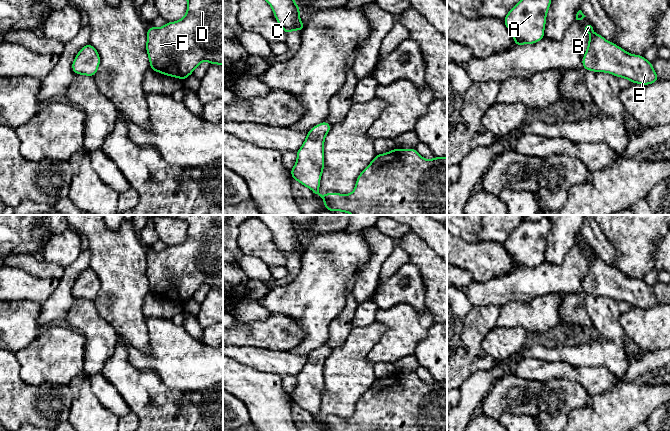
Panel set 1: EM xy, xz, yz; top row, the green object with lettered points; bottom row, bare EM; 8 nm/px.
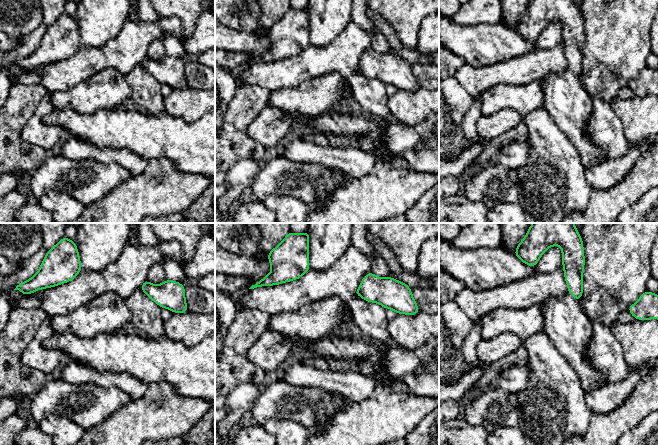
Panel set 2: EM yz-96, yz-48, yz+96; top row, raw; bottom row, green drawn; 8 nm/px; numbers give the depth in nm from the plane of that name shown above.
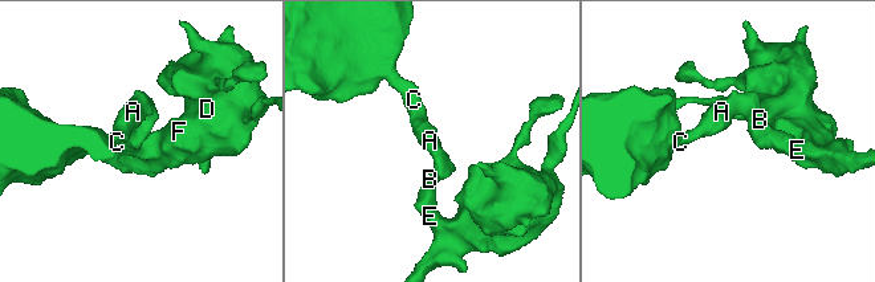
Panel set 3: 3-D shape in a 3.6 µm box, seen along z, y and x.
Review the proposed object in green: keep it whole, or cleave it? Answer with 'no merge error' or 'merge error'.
no merge error

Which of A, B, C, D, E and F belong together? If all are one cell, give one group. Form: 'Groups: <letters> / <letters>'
Groups: A B C D E F

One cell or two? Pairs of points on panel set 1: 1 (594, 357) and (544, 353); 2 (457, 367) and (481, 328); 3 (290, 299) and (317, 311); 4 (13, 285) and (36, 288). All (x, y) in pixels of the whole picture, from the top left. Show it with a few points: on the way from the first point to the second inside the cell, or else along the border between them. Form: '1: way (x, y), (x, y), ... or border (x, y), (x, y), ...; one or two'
1: way (582, 354), (556, 354); one
2: way (467, 357), (469, 355), (471, 338); one
3: way (297, 299), (305, 299), (310, 304); one
4: way (19, 285), (30, 287); one

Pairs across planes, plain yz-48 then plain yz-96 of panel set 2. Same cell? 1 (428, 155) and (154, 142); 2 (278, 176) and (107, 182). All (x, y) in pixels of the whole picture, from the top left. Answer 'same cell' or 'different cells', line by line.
1: same cell
2: same cell

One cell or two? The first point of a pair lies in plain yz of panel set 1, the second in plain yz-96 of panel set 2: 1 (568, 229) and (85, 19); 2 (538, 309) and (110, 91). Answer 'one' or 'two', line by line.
1: one
2: one

